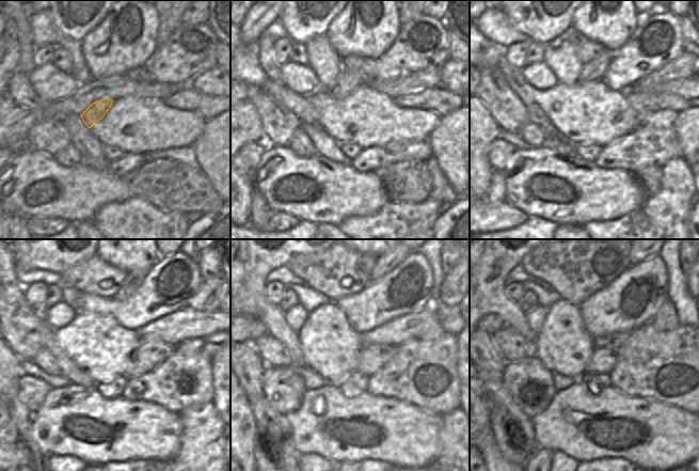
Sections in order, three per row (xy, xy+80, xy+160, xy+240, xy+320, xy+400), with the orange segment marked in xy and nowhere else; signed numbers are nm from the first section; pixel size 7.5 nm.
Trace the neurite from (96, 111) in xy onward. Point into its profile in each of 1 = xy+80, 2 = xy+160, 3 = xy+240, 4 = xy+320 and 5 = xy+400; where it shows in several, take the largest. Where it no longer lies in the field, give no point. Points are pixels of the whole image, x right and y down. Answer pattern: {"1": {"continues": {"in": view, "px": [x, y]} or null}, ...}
{"1": {"continues": {"in": "xy+80", "px": [349, 80]}}, "2": {"continues": {"in": "xy+160", "px": [593, 71]}}, "3": {"continues": {"in": "xy+240", "px": [133, 279]}}, "4": {"continues": {"in": "xy+320", "px": [387, 262]}}, "5": {"continues": {"in": "xy+400", "px": [633, 261]}}}

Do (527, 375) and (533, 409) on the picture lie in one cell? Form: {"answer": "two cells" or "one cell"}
{"answer": "one cell"}

